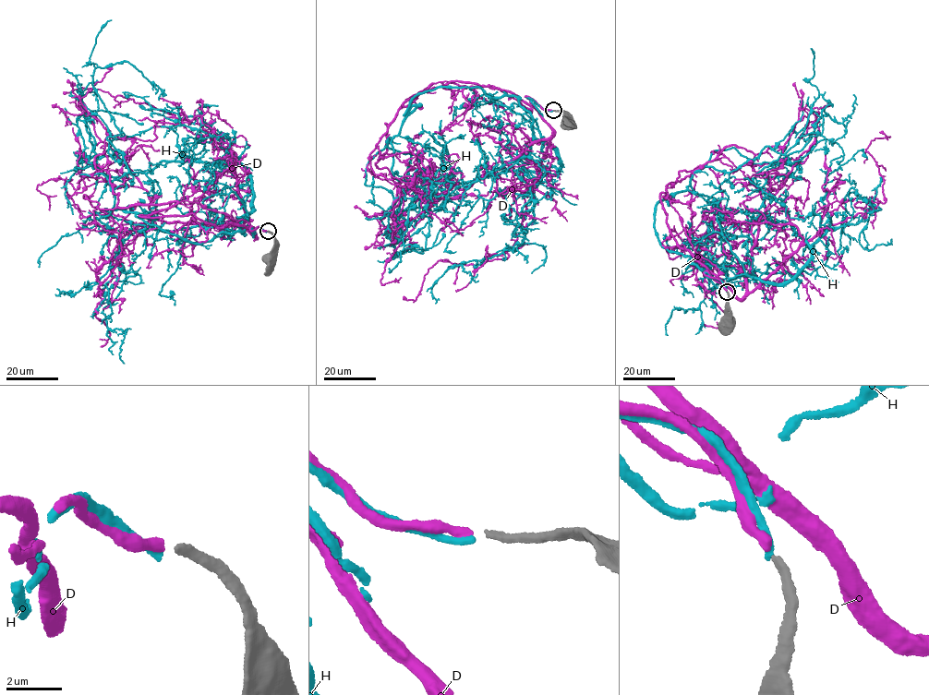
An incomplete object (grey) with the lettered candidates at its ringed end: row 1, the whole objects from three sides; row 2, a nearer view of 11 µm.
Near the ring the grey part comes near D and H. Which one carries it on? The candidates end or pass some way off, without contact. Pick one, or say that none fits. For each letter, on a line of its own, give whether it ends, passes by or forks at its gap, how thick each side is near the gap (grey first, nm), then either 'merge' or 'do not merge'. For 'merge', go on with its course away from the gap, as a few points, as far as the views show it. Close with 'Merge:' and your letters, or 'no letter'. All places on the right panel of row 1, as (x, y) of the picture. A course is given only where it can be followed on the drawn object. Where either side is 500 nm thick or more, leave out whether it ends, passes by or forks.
D: it ends | 300/360 nm | merge | via (726, 291), (678, 245), (659, 196), (727, 147), (784, 146), (800, 109), (829, 103)
H: it ends | 300/280 nm | do not merge
Merge: D

